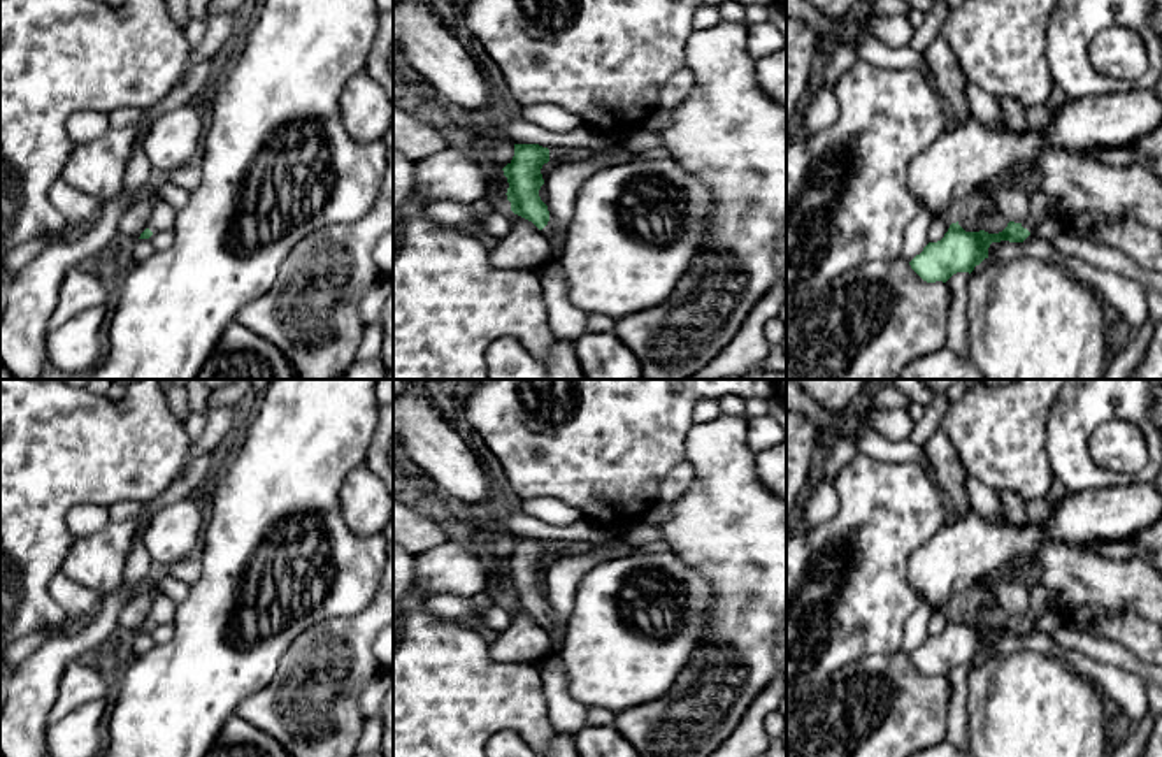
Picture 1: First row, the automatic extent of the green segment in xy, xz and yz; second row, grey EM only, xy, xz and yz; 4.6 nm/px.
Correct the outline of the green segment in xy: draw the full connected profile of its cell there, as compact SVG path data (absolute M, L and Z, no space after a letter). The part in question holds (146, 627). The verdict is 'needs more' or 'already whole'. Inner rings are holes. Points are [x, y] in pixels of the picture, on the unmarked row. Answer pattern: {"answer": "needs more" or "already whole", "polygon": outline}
{"answer": "needs more", "polygon": "M158 588L153 608L147 615L147 622L140 627L139 632L149 632L156 625L174 624L176 609L177 604Z"}

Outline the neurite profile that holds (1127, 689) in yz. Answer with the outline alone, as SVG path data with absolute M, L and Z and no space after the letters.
M1039 631L1025 636L992 636L988 641L990 653L1008 655L1023 650L1046 653L1065 660L1081 676L1094 680L1097 687L1106 692L1132 722L1139 724L1146 717L1148 697L1144 680L1136 673L1113 664L1101 664L1081 652L1062 648L1050 634L1043 634Z

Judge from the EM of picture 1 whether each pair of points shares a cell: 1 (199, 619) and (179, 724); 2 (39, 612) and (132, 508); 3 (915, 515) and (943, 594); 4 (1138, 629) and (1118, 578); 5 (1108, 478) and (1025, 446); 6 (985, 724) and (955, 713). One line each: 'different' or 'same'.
1: same
2: different
3: different
4: different
5: different
6: different

